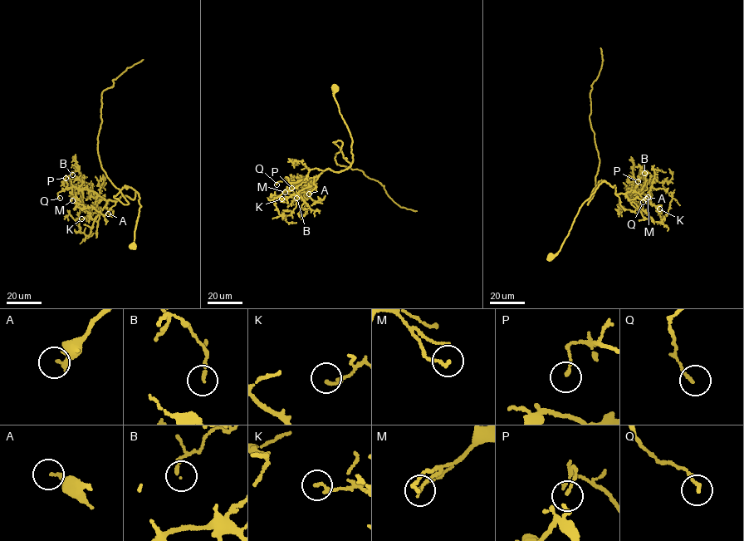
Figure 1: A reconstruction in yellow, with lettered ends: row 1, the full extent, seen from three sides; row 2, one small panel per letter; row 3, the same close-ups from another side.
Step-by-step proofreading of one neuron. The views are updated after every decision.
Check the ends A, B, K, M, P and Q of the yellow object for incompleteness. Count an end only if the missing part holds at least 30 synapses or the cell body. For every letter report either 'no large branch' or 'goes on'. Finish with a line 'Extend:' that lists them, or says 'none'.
A: goes on
B: no large branch
K: no large branch
M: no large branch
P: no large branch
Q: no large branch
Extend: A

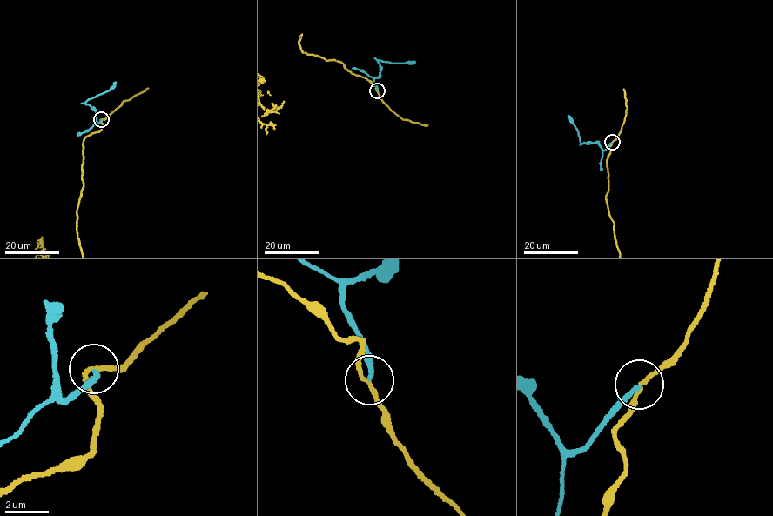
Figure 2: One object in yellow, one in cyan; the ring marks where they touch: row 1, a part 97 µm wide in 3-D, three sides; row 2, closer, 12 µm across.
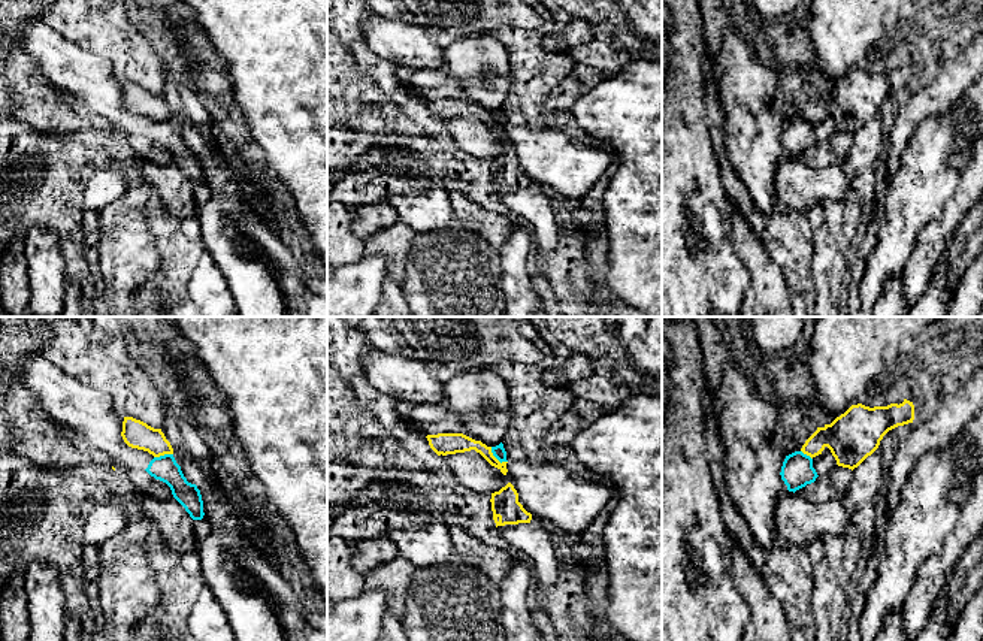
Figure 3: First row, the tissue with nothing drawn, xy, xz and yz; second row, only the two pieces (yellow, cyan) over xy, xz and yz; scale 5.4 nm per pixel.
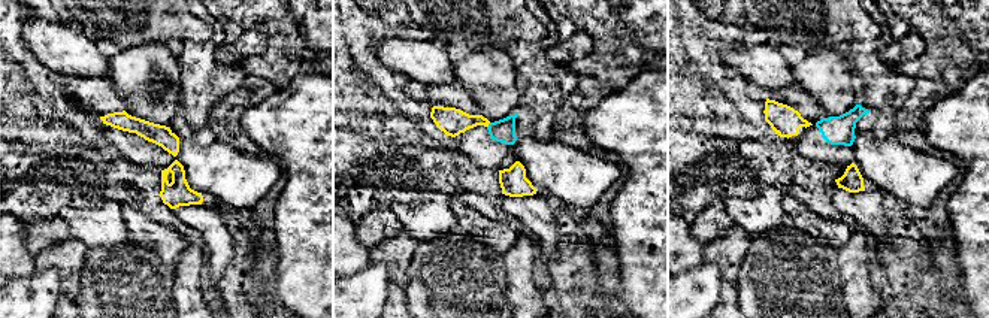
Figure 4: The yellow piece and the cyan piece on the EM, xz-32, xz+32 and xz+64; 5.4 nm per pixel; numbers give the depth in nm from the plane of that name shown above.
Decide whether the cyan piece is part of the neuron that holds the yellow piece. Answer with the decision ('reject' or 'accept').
reject

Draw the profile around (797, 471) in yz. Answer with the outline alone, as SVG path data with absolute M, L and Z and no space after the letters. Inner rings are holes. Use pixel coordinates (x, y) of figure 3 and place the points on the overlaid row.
M828 447L813 459L802 451L795 451L786 456L780 475L787 490L795 493L814 483L817 477L825 477L835 466L837 460Z

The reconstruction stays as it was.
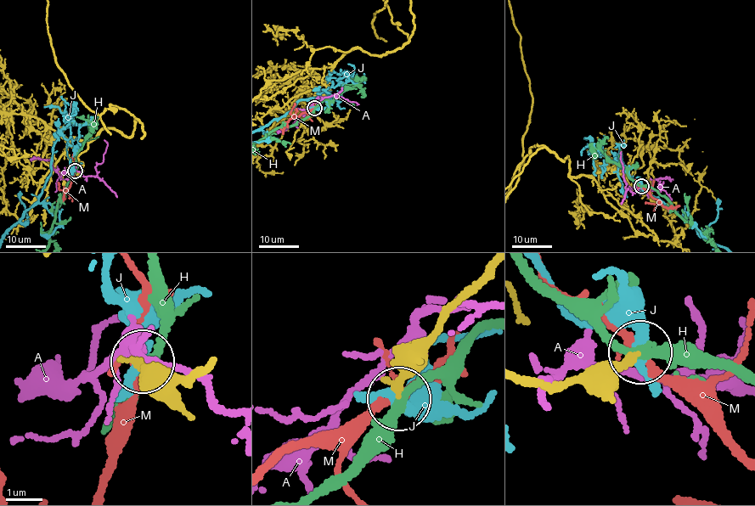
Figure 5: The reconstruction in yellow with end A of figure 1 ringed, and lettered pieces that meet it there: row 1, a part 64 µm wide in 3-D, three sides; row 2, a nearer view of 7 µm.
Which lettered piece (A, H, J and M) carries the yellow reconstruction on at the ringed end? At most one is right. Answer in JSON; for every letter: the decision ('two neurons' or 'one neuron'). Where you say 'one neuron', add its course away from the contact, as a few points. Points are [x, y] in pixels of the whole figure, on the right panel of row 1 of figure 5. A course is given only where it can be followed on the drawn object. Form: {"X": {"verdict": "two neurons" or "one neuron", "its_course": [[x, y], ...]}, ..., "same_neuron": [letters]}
{"A": {"verdict": "two neurons"}, "H": {"verdict": "two neurons"}, "J": {"verdict": "two neurons"}, "M": {"verdict": "two neurons"}, "same_neuron": []}

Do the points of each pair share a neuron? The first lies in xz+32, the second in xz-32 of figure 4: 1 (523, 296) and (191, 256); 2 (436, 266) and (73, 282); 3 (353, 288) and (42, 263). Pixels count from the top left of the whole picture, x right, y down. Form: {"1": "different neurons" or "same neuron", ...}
{"1": "same neuron", "2": "different neurons", "3": "different neurons"}

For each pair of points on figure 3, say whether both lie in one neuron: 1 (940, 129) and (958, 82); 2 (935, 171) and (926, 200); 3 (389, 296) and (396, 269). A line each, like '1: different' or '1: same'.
1: different
2: same
3: different

